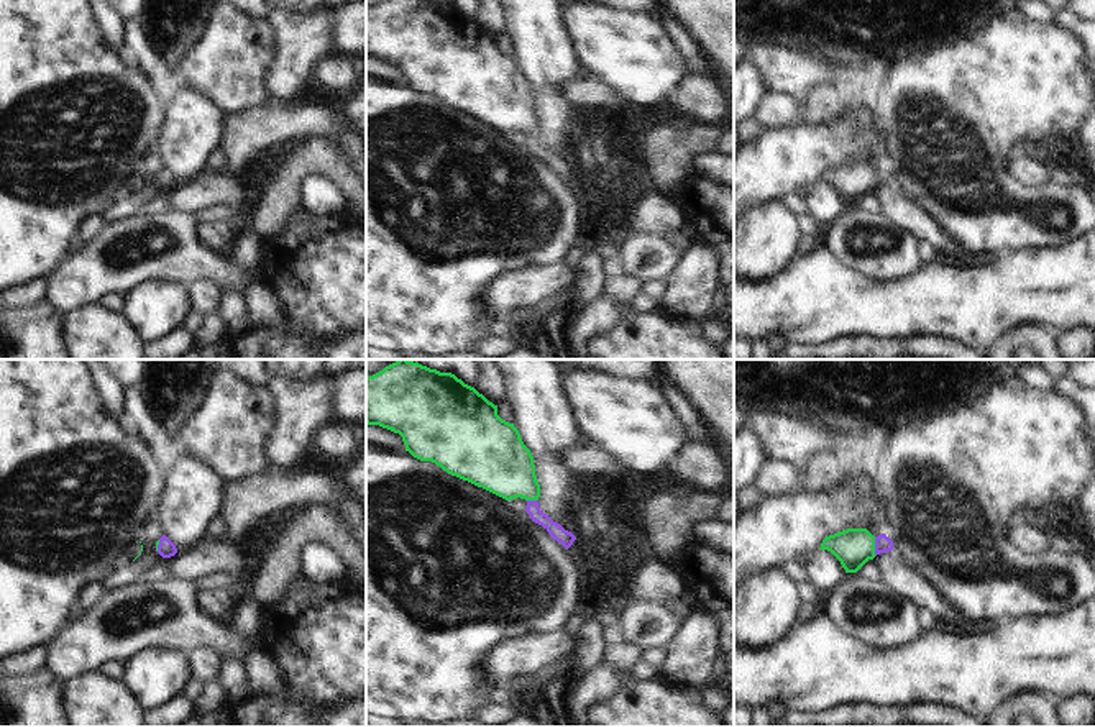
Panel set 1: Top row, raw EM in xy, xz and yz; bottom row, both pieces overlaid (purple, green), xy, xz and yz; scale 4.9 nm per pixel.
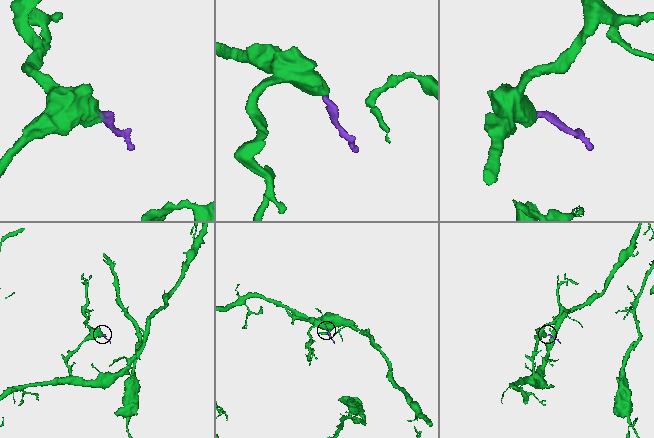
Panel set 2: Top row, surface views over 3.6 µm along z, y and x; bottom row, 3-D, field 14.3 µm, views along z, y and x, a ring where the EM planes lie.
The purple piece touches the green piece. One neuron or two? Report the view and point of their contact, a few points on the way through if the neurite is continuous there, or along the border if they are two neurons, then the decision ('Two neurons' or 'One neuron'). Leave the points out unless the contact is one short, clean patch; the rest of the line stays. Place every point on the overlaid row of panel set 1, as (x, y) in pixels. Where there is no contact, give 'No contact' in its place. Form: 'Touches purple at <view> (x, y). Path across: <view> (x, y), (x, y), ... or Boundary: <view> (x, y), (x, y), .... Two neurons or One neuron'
Touches purple at yz (875, 547). Path across: yz (882, 542), (875, 547), (854, 547). One neuron

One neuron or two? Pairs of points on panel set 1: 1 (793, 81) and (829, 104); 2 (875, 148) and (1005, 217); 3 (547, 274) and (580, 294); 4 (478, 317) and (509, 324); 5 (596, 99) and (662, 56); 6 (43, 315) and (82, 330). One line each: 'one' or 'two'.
1: two
2: two
3: two
4: two
5: two
6: two

